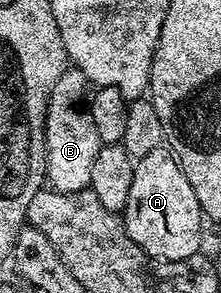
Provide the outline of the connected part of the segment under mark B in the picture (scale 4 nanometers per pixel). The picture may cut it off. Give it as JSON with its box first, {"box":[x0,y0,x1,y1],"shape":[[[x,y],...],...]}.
{"box":[44,69,102,194],"shape":[[[65,69],[58,84],[54,84],[54,92],[50,96],[48,111],[44,117],[46,182],[51,189],[63,194],[89,189],[94,156],[98,156],[102,145],[98,132],[94,132],[94,120],[88,115],[84,103],[84,86],[86,87],[86,79],[80,70]]]}

